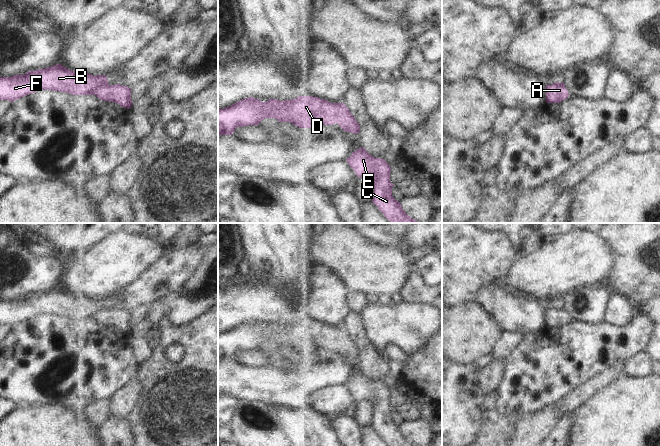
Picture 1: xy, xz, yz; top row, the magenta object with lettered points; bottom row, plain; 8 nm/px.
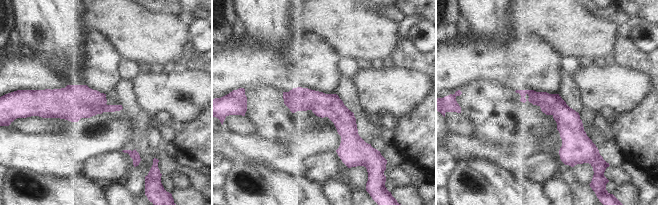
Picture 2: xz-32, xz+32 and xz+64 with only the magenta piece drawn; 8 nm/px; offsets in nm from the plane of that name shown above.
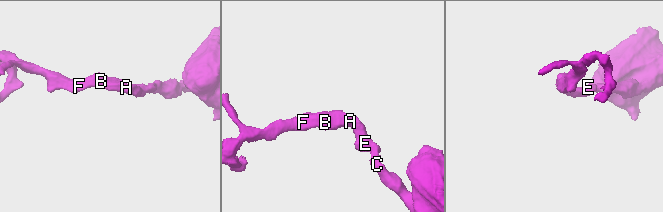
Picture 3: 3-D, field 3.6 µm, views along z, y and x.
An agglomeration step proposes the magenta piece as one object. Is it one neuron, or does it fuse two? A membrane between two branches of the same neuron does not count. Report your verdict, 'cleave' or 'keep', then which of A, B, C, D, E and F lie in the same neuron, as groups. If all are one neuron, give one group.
keep; A B C D E F

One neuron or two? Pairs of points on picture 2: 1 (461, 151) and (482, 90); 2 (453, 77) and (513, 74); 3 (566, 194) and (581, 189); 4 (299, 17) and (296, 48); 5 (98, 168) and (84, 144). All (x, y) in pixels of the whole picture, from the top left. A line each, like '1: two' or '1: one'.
1: two
2: one
3: two
4: two
5: two

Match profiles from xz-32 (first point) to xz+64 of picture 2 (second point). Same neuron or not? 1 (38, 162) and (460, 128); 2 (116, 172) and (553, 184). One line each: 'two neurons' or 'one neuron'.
1: two neurons
2: two neurons

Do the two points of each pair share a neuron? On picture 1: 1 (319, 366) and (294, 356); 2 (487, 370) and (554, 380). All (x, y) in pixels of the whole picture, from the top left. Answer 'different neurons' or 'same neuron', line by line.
1: different neurons
2: different neurons

